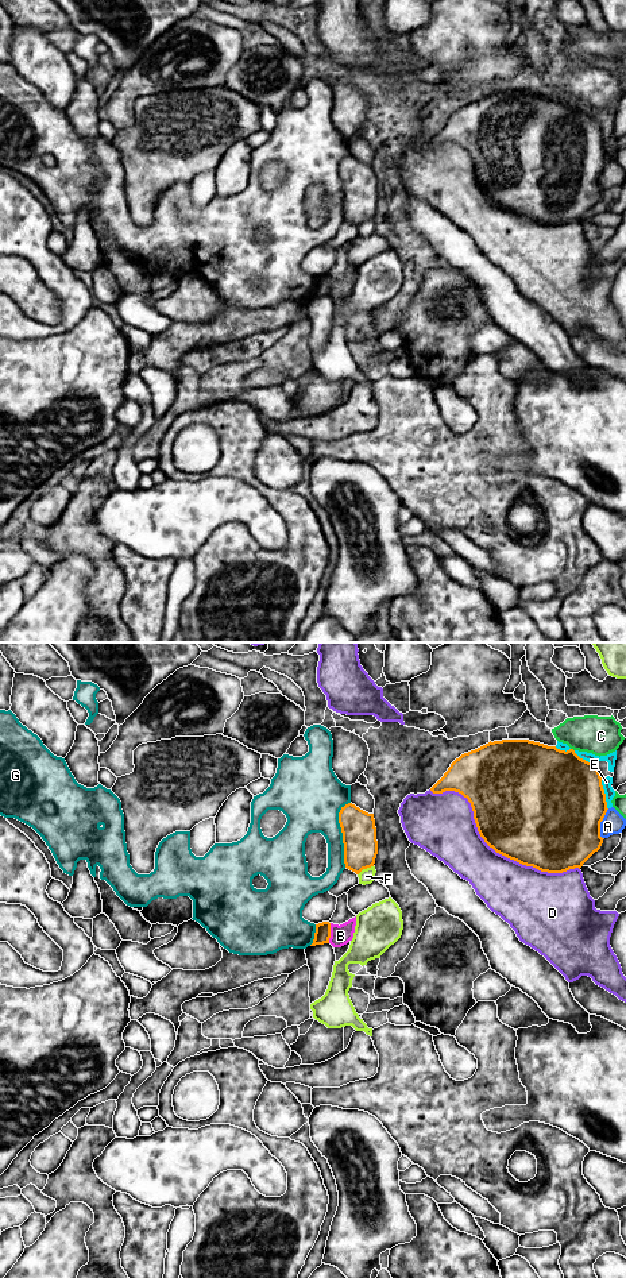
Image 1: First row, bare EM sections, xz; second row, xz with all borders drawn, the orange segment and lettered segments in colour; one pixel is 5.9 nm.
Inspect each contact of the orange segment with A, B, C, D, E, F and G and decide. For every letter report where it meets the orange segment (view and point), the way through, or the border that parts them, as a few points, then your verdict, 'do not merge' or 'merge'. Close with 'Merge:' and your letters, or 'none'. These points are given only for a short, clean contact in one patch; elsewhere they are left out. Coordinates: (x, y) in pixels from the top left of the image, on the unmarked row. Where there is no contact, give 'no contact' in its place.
A: meets orange in xz at (599, 176); do not merge
B: meets orange in xz at (329, 285); border along xz (331, 275), (328, 294); do not merge
C: meets orange in xz at (572, 101); do not merge
D: meets orange in xz at (493, 200); do not merge
E: meets orange in xz at (605, 146); do not merge
F: meets orange in xz at (364, 220); do not merge
G: meets orange in xz at (343, 186); do not merge
Merge: none

